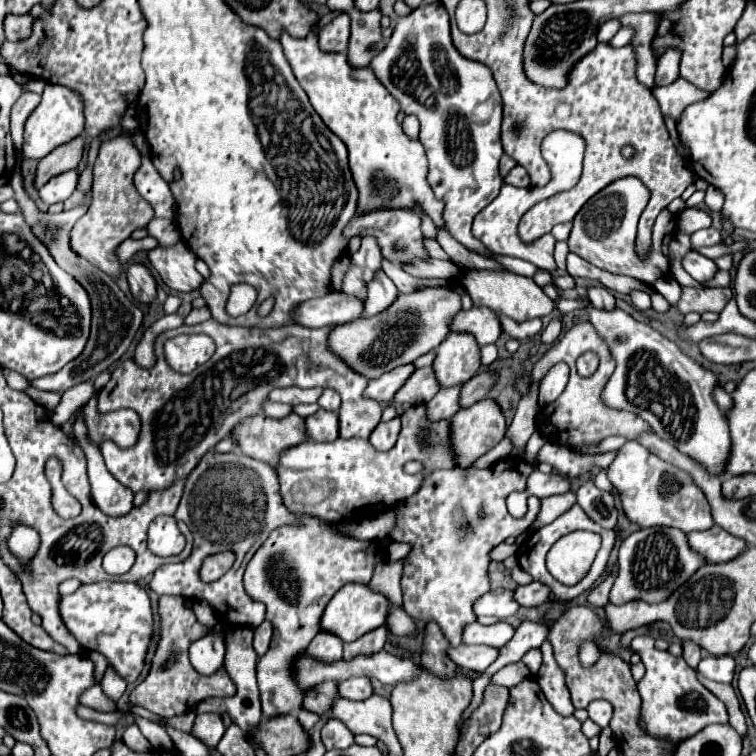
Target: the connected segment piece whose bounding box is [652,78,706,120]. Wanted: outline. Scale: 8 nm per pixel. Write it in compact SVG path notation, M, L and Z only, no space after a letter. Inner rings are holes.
M678 78L670 86L654 88L652 92L654 92L654 96L662 108L662 116L664 118L670 116L674 120L678 120L682 116L682 110L686 108L686 104L700 102L702 98L706 98L706 92L698 90L694 84L686 82L684 78Z

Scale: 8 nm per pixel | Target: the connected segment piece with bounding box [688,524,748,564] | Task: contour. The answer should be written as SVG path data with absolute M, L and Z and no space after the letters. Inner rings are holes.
M716 524L704 532L690 532L688 542L694 550L706 556L708 562L720 562L720 564L730 562L748 548L748 544L744 544L742 538L726 534L726 530L722 530Z

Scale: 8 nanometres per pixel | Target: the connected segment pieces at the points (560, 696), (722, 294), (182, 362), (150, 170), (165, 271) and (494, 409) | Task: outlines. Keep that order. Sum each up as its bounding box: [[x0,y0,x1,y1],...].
[[536,642,574,716],[678,270,732,314],[166,334,214,372],[134,154,174,218],[148,244,204,292],[450,398,506,468]]

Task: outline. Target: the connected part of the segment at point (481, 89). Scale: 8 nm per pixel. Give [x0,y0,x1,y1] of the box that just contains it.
[370,2,502,254]

